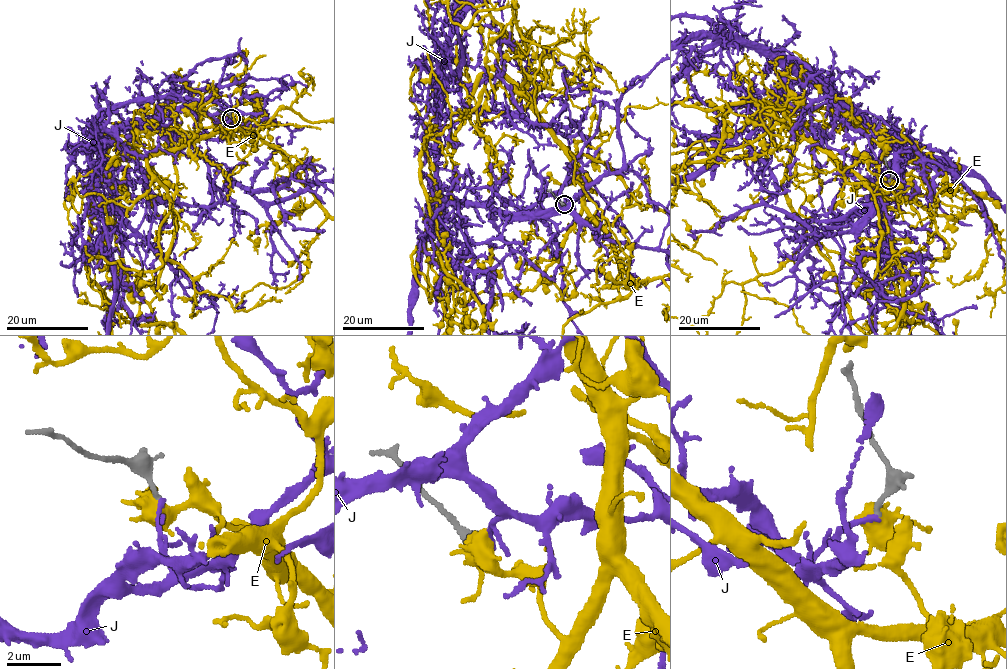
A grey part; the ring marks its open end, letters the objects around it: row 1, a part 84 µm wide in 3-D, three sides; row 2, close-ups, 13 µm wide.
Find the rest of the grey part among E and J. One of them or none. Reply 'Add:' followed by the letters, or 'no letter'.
Add: J

